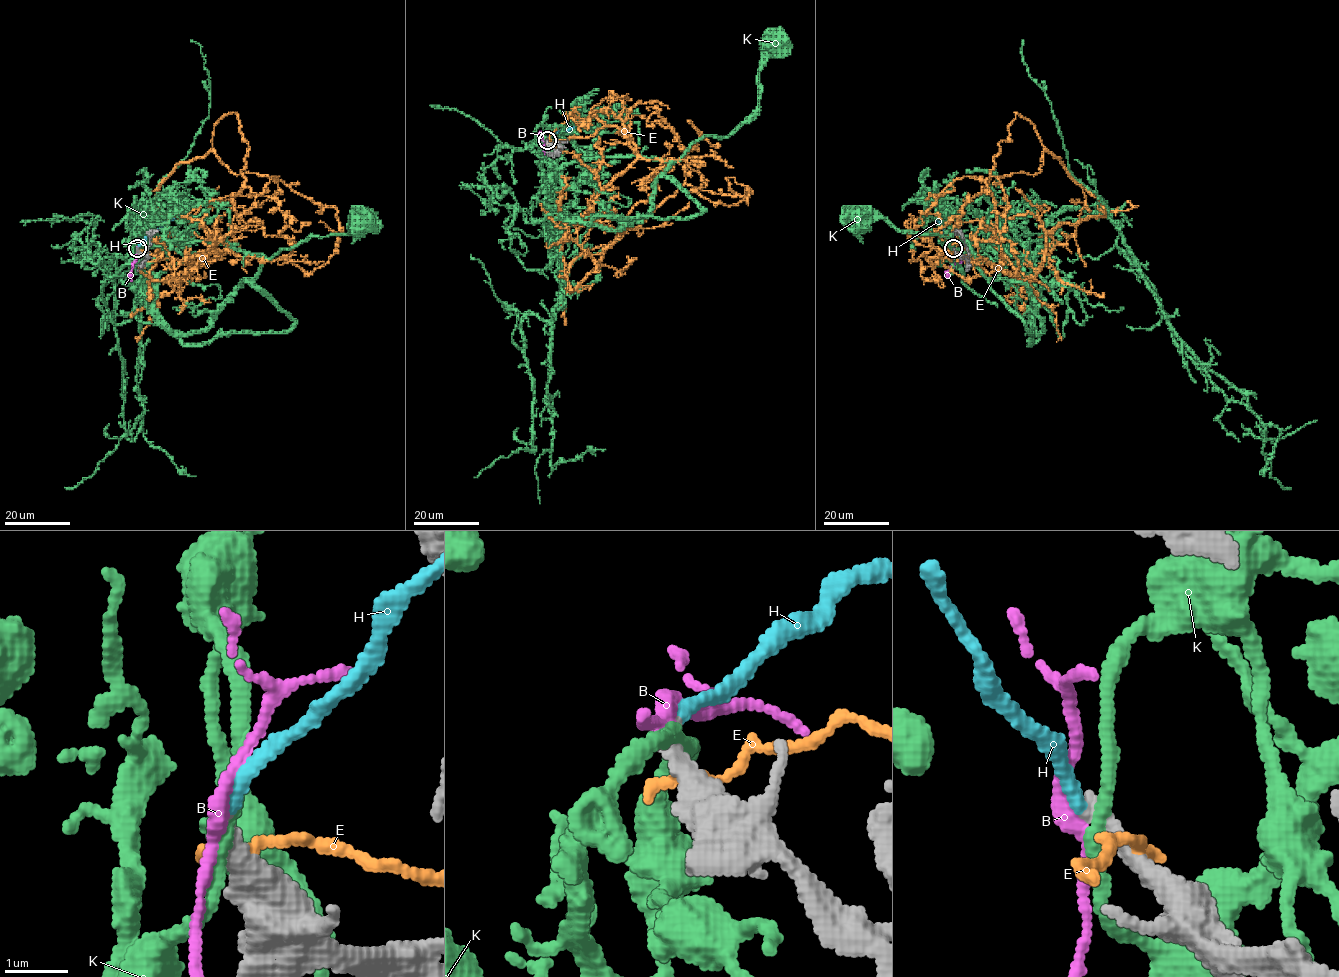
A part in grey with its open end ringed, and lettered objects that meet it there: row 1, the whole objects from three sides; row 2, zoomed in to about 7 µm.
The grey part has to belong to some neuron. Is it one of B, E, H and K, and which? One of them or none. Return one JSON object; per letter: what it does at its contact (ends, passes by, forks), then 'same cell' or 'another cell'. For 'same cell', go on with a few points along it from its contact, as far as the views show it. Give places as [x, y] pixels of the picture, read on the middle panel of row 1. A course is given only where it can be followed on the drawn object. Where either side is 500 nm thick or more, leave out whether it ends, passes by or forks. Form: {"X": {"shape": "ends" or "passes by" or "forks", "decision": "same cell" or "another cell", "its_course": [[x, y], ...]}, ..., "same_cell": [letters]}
{"B": {"shape": "passes by", "decision": "another cell"}, "E": {"decision": "another cell"}, "H": {"shape": "ends", "decision": "same cell", "its_course": [[546, 140], [584, 122]]}, "K": {"shape": "passes by", "decision": "another cell"}, "same_cell": ["H"]}

